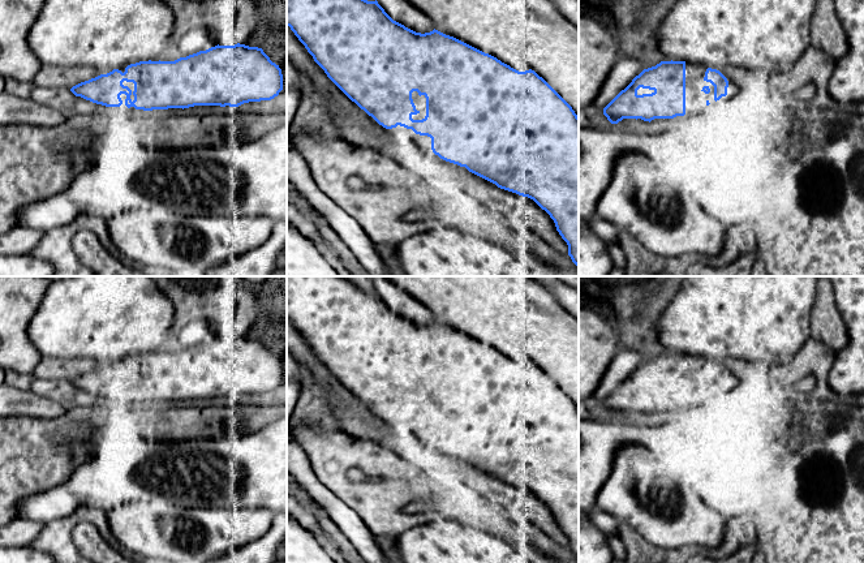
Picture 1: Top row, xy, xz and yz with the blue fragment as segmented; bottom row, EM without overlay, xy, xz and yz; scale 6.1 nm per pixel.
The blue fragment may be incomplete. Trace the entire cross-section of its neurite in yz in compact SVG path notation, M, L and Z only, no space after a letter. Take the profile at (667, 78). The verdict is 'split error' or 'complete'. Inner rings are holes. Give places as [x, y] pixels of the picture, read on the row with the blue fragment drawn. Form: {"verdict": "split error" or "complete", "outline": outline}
{"verdict": "complete", "outline": "M661 61L655 66L644 69L622 90L605 108L603 115L611 124L623 119L674 119L685 115L685 61Z"}

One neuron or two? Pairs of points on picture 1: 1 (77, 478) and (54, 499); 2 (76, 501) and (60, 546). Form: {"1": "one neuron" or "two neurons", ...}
{"1": "one neuron", "2": "two neurons"}

